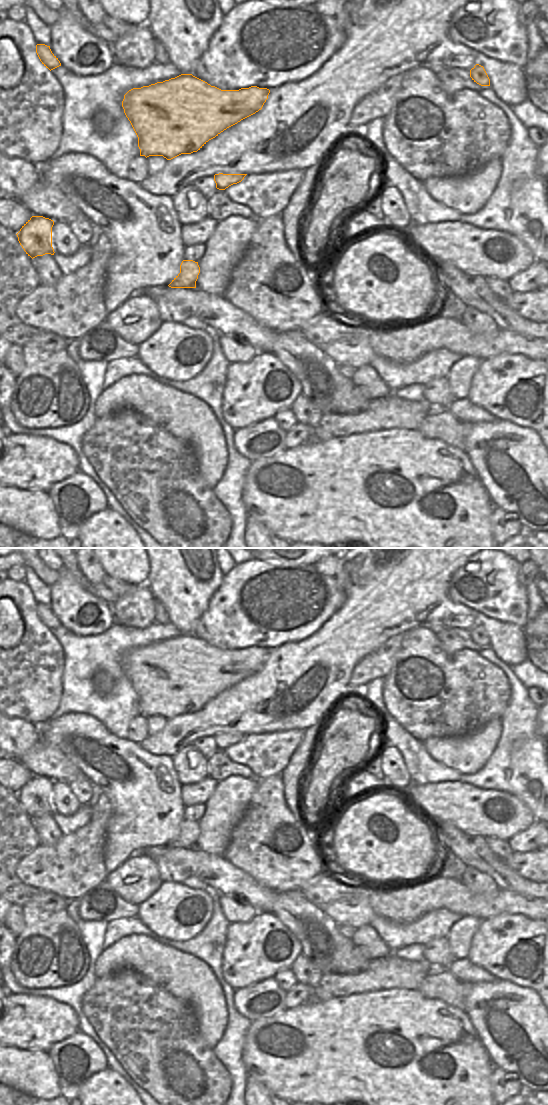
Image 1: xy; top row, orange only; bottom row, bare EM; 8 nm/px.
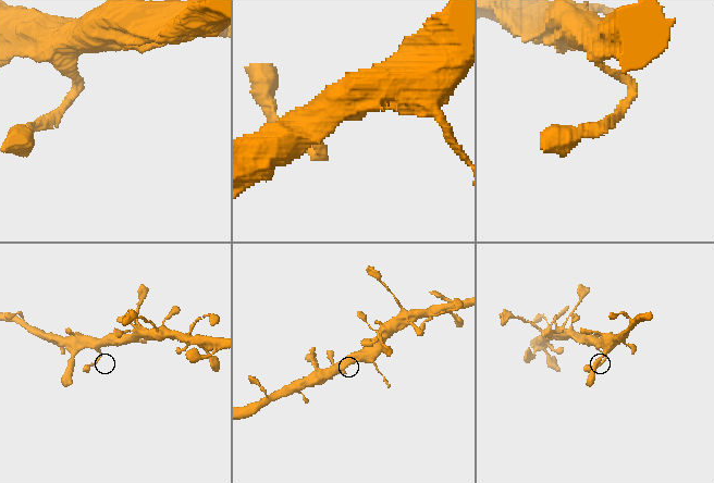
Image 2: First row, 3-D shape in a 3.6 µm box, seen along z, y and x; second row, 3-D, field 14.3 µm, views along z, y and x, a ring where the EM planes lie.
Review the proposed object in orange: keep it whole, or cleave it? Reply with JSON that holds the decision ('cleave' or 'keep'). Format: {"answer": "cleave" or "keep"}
{"answer": "keep"}

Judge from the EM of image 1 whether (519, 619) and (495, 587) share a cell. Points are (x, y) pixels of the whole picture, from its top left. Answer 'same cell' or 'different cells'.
same cell

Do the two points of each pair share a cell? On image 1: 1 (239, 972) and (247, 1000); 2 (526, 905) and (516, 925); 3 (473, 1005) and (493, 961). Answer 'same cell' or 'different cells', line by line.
1: different cells
2: different cells
3: different cells

